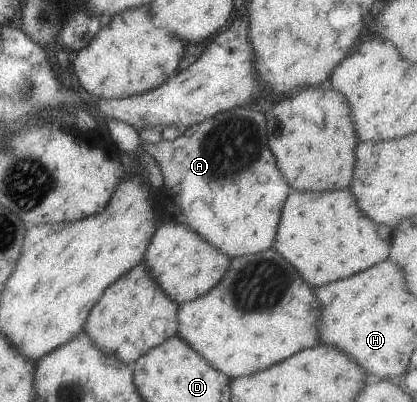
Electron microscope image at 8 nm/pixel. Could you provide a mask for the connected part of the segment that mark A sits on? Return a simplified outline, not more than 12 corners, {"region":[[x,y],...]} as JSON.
{"region":[[233,107],[156,158],[173,214],[230,259],[272,247],[291,188]]}

